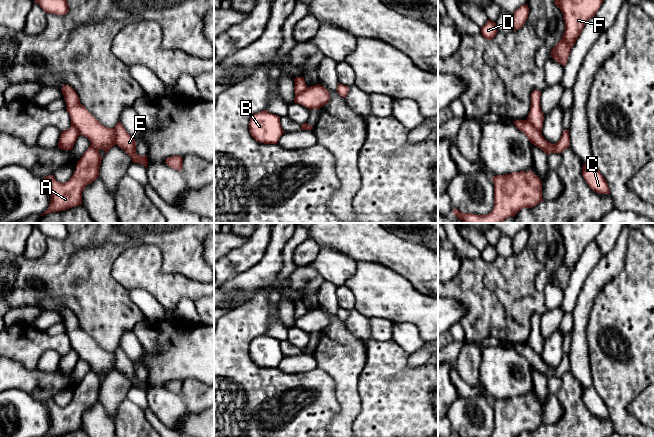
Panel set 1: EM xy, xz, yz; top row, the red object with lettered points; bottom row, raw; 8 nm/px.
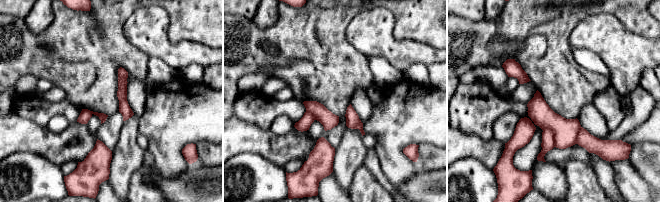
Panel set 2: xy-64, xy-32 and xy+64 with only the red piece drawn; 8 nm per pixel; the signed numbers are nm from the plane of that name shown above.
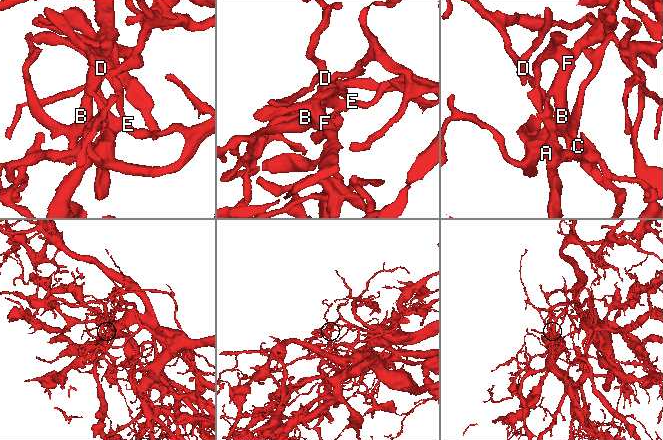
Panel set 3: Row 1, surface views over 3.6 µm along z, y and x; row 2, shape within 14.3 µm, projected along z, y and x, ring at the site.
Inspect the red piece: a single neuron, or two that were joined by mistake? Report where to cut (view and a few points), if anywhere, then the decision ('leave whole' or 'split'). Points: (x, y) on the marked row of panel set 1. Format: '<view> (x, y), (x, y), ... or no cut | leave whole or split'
xy (113, 129), (116, 143) | split

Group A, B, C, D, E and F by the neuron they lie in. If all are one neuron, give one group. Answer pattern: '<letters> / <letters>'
A D E / B C F

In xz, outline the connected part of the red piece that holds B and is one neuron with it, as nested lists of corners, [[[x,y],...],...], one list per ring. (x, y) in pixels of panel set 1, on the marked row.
[[[267,110],[256,113],[250,118],[249,131],[256,141],[264,144],[277,144],[284,133],[280,117]]]

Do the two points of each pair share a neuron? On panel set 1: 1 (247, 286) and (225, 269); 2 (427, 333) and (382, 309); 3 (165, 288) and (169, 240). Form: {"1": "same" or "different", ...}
{"1": "different", "2": "same", "3": "different"}

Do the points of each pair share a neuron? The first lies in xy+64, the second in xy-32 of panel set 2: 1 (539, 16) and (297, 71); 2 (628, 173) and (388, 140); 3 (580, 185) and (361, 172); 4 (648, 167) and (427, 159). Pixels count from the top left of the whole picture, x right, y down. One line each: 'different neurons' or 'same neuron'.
1: same neuron
2: same neuron
3: same neuron
4: same neuron

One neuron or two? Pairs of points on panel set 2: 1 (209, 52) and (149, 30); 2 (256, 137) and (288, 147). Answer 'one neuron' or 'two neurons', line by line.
1: one neuron
2: one neuron

